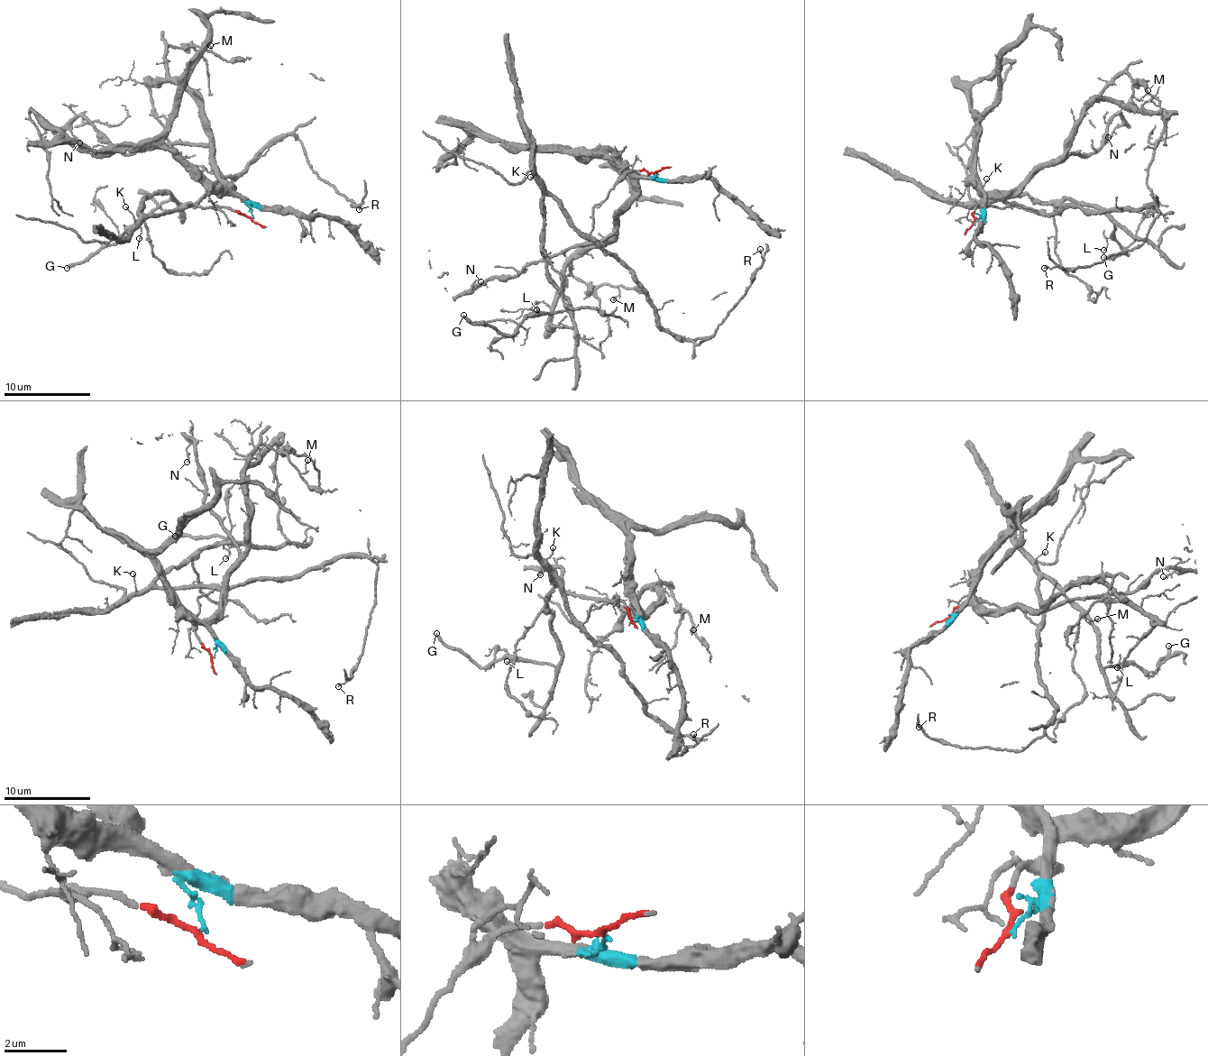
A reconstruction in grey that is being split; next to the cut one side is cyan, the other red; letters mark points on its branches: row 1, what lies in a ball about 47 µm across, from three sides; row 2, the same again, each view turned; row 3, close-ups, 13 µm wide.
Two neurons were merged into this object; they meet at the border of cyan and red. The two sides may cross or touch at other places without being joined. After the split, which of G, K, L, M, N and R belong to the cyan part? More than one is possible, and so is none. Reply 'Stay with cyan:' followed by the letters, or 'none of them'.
Stay with cyan: M, N

